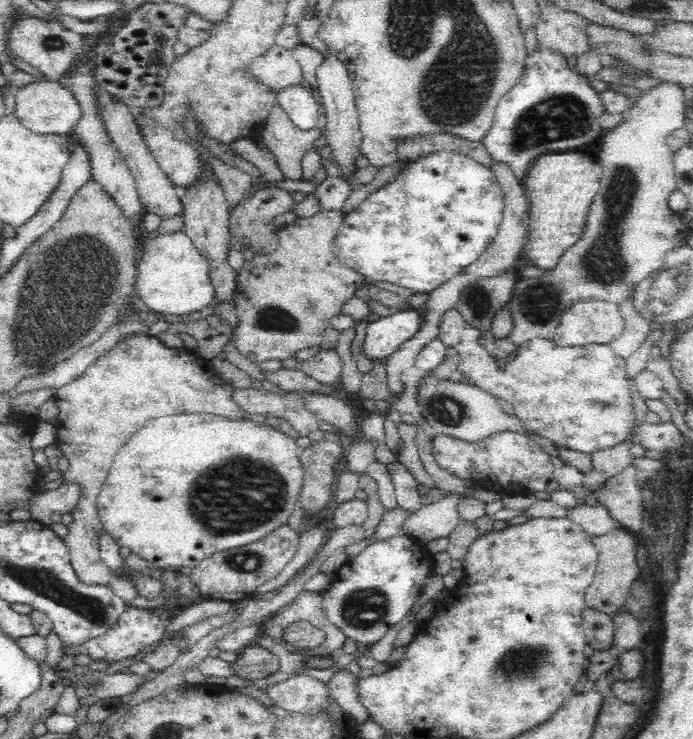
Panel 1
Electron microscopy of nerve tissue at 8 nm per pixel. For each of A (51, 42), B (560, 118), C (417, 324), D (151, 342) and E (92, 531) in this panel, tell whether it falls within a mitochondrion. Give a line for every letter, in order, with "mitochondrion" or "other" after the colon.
A: mitochondrion
B: mitochondrion
C: other
D: other
E: other

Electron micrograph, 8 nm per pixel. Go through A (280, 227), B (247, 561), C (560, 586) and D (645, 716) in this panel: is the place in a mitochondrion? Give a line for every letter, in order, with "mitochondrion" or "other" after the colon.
A: other
B: mitochondrion
C: other
D: other

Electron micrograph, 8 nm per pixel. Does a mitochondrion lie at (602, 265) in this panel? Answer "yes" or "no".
yes

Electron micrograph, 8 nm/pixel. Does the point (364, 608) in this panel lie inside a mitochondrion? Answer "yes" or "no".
yes

